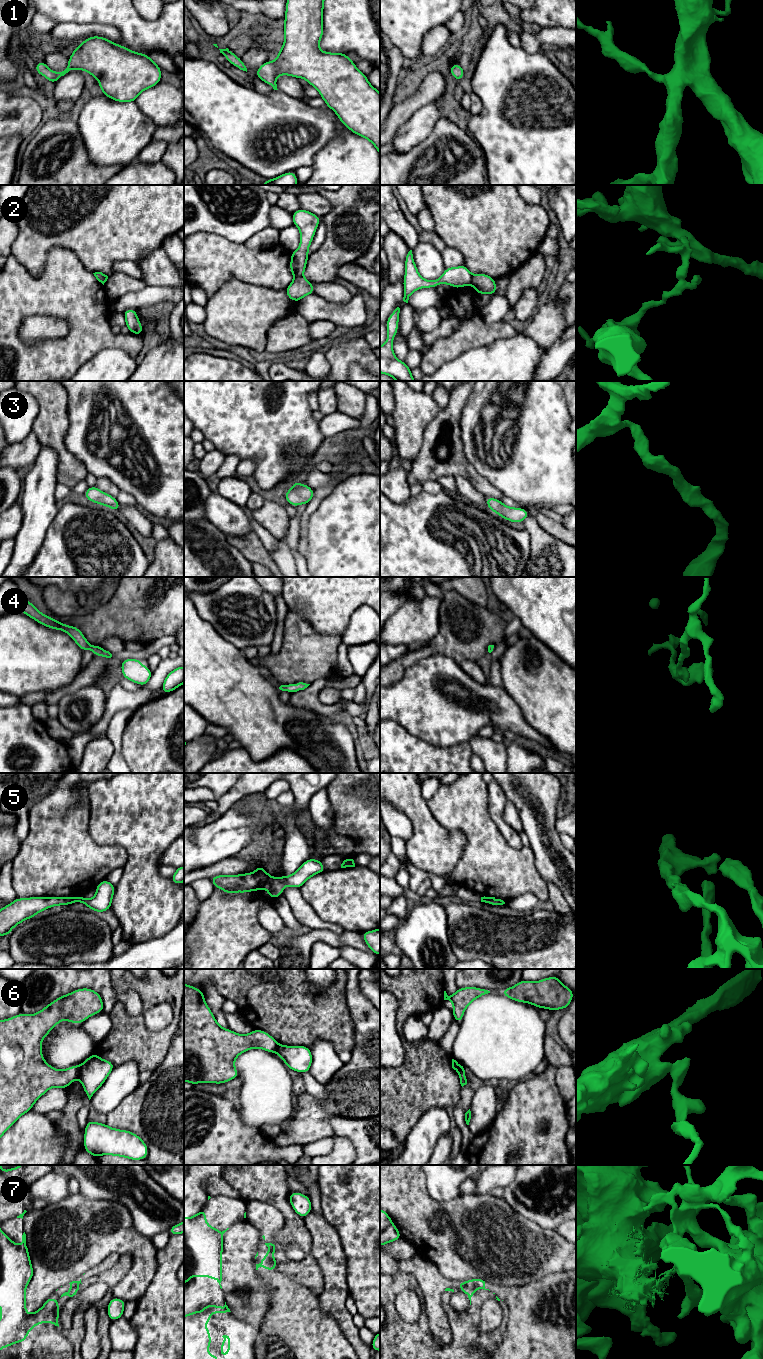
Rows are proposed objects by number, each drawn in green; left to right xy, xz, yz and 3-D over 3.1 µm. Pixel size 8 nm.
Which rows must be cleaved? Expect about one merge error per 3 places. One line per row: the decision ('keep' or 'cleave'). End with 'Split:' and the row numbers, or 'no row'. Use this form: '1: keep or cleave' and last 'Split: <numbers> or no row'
1: keep
2: cleave
3: keep
4: keep
5: cleave
6: cleave
7: cleave
Split: 2, 5, 6, 7

